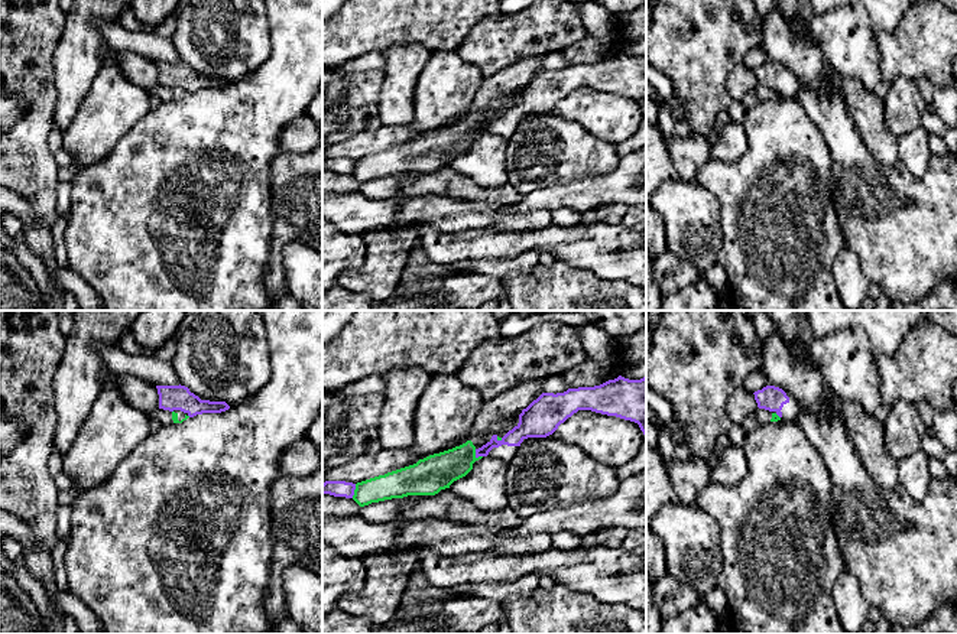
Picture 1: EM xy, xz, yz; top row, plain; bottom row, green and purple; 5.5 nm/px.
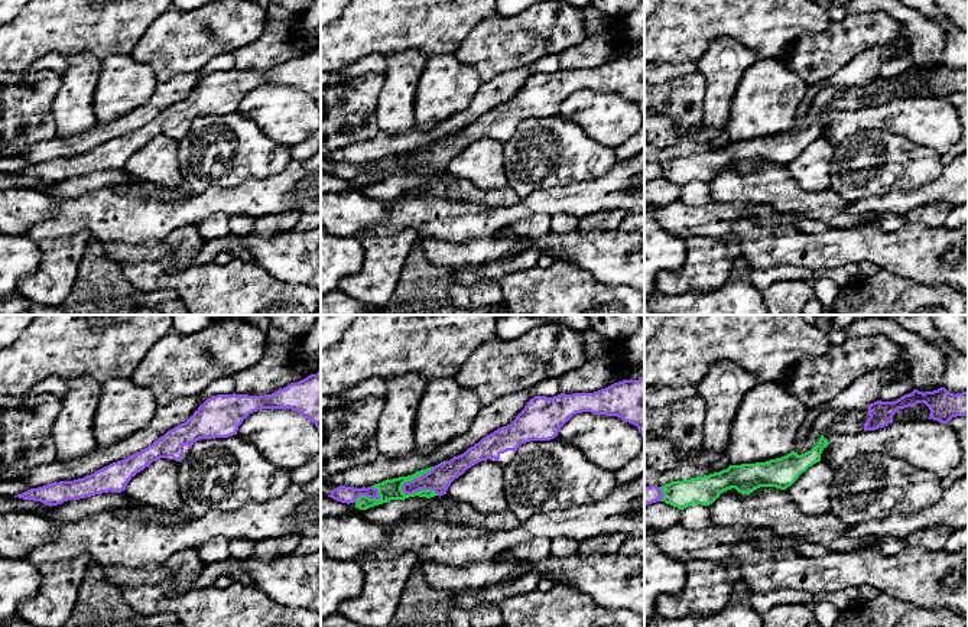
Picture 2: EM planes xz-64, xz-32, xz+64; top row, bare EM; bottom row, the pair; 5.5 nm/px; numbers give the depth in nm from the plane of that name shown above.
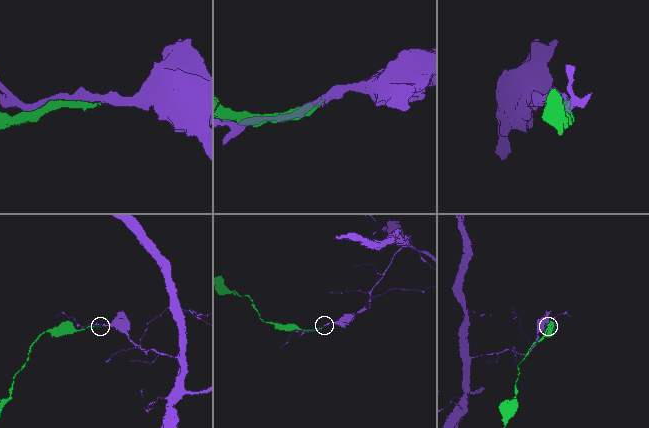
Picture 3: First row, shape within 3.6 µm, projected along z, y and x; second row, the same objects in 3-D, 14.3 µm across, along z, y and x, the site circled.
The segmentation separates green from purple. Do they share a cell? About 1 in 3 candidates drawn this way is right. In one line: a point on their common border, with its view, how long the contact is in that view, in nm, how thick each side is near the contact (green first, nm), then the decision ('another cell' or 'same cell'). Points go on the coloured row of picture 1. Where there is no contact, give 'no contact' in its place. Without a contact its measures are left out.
xz (474, 455) | 60 nm | 200/100 nm | another cell

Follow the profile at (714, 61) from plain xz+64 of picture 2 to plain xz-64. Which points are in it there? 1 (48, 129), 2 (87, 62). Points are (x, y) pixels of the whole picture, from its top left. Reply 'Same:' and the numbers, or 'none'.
Same: 2

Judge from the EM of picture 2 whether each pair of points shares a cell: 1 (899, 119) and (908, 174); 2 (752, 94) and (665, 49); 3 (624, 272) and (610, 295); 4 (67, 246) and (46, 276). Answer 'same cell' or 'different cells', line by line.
1: different cells
2: different cells
3: different cells
4: same cell

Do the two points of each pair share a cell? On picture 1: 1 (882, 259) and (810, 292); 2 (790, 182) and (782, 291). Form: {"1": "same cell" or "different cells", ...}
{"1": "different cells", "2": "same cell"}

